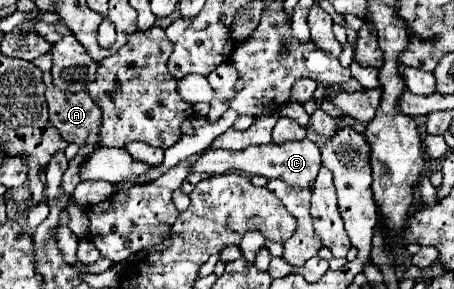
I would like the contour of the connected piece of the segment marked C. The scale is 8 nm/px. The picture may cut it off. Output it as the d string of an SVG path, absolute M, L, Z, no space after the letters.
M302 139L302 141L290 141L284 145L258 145L258 147L246 147L242 151L230 151L230 149L206 149L198 155L194 161L192 173L204 173L204 175L222 175L228 171L242 171L246 175L264 175L266 179L282 179L286 185L310 189L316 181L318 169L320 169L320 149L316 143Z

